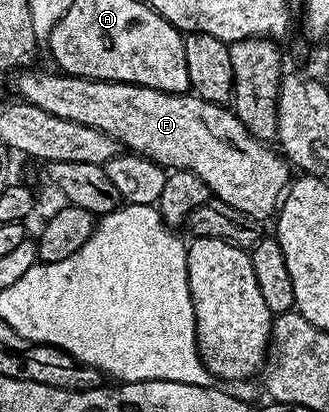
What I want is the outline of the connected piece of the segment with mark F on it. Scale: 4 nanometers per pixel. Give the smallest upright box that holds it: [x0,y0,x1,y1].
[18,75,292,221]

